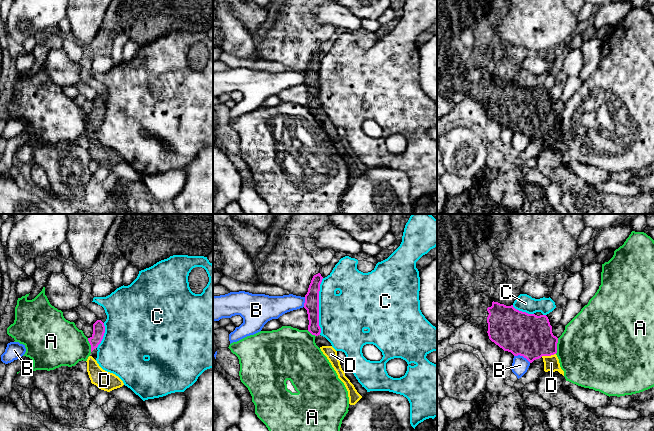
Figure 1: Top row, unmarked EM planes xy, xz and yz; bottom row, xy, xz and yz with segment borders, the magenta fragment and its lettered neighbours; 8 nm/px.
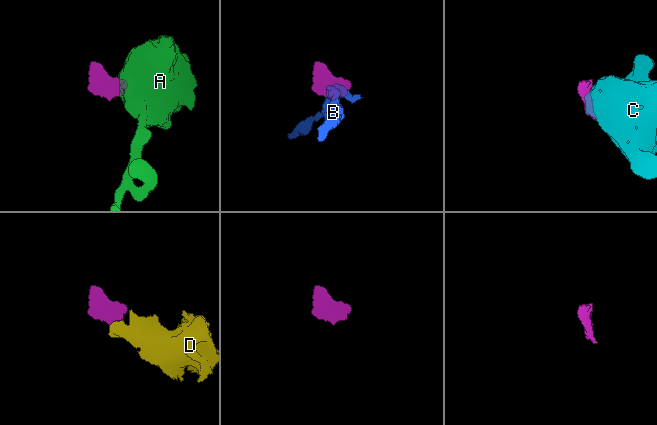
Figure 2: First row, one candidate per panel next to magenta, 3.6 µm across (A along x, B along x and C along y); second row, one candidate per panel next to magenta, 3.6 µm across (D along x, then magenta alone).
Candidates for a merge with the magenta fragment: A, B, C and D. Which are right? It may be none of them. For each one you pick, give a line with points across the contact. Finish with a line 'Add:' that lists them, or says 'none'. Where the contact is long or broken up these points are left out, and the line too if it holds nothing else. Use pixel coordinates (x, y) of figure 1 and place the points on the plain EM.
D: across yz (528, 111), (548, 131), (551, 139)
Add: D

